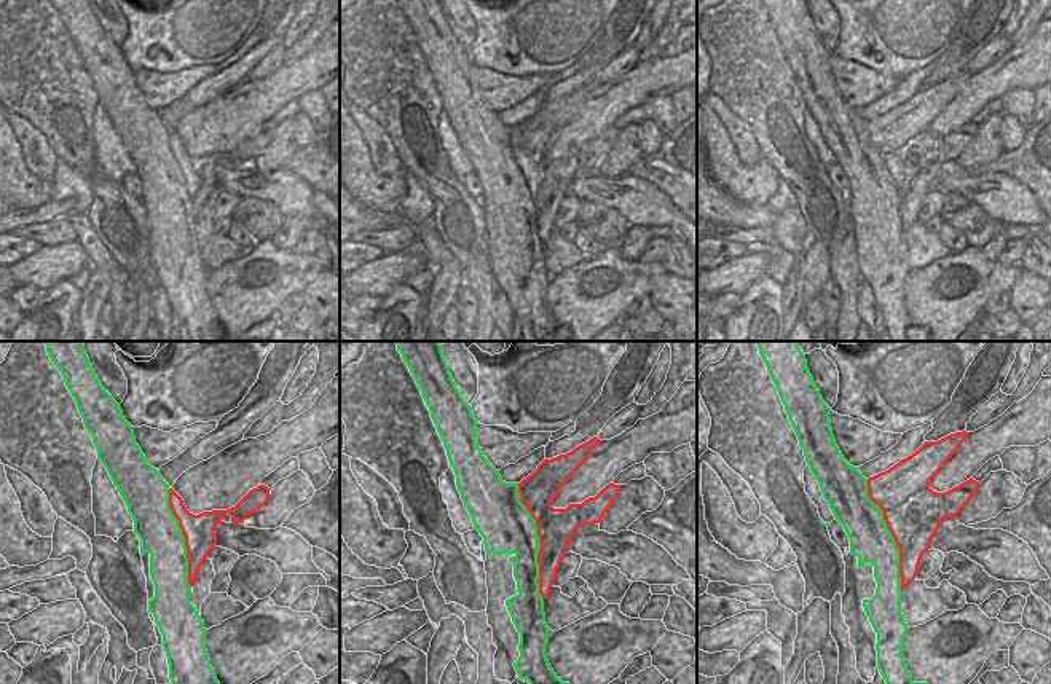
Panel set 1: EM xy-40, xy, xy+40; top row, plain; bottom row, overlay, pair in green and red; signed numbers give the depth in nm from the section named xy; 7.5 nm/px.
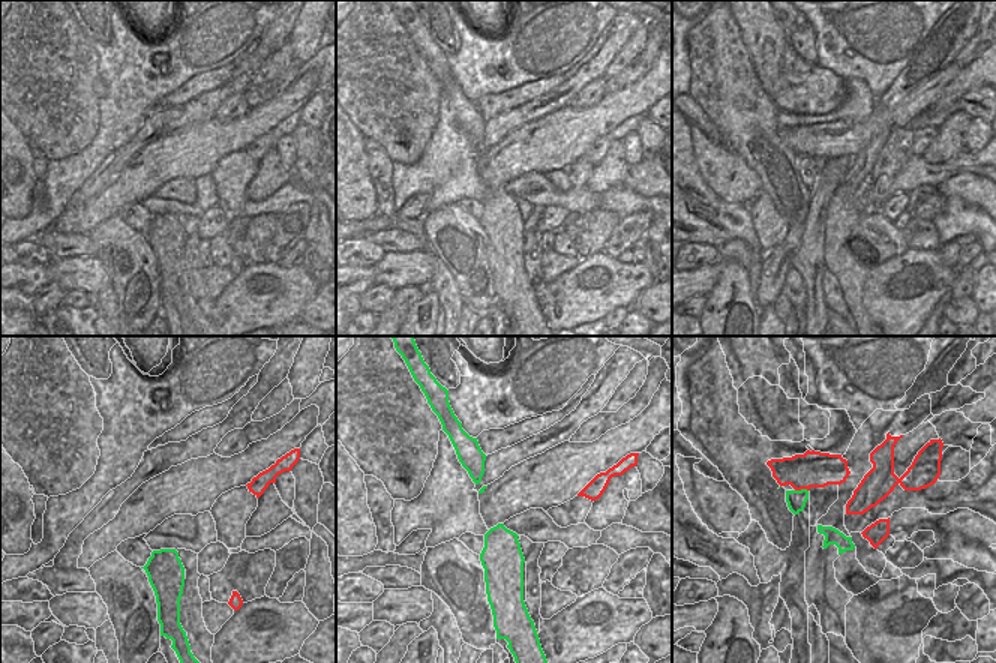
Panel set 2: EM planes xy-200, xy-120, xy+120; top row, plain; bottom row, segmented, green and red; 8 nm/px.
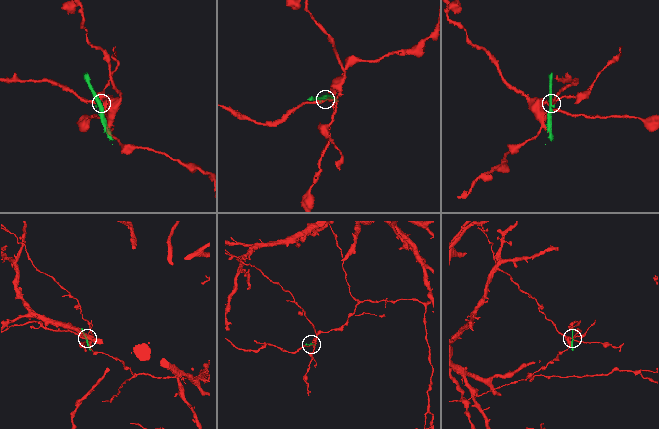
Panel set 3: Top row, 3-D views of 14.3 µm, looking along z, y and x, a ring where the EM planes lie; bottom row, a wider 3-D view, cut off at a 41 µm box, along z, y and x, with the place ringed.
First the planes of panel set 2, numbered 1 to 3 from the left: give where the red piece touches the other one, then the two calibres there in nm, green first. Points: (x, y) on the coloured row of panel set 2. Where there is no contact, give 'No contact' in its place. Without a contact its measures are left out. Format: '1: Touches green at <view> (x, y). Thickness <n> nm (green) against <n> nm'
1: No contact
2: No contact
3: Touches green at xy+120 (801, 489). Thickness 150 nm (green) against 280 nm

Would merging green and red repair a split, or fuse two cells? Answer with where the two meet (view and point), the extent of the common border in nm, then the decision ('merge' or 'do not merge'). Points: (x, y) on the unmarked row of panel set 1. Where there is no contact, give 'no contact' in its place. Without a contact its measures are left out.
meets green in xy at (539, 185); contact 900 nm long; do not merge

